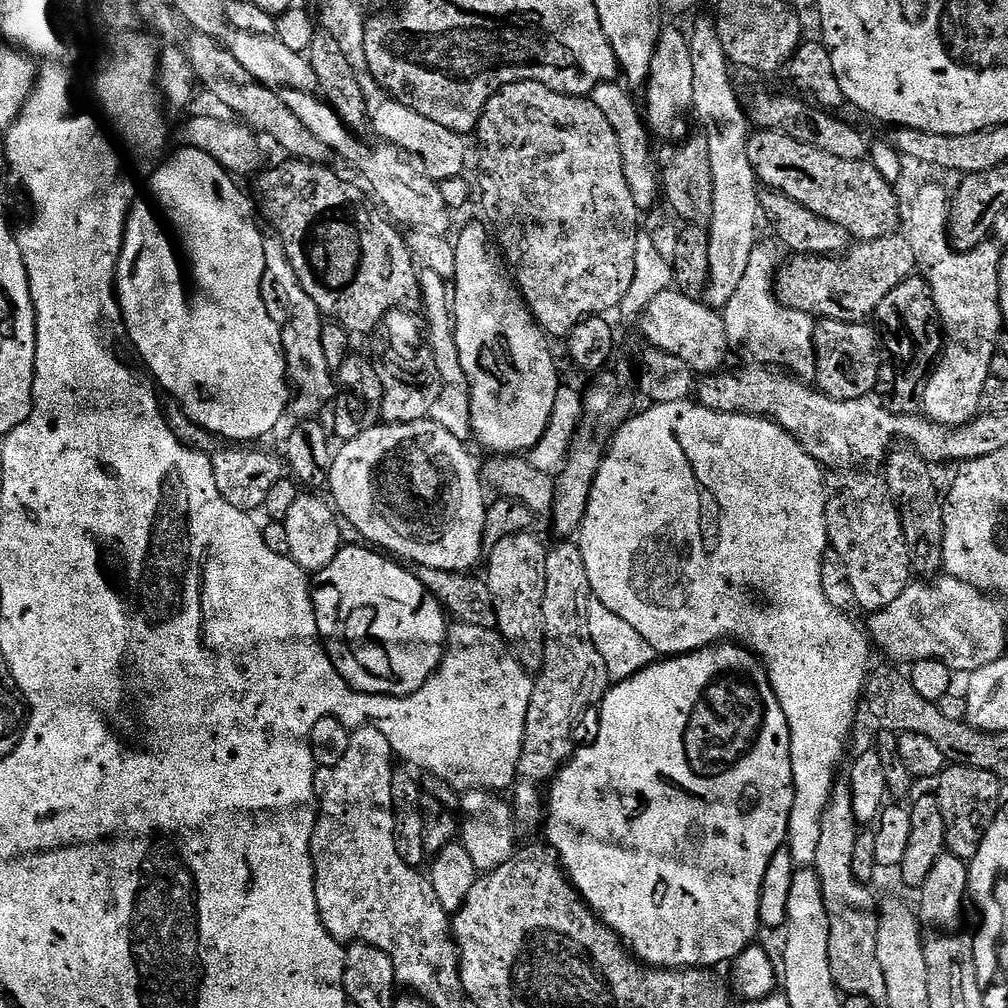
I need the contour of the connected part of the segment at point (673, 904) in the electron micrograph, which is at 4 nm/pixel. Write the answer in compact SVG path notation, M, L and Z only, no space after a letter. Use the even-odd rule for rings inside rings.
M717 642L707 648L699 648L697 652L685 652L683 656L673 656L671 658L657 659L655 664L649 664L646 668L641 668L633 676L621 679L621 684L613 683L608 691L604 693L603 700L598 705L600 711L600 725L596 728L596 737L592 744L585 748L577 747L572 755L564 761L559 772L552 777L550 787L546 792L546 824L548 820L548 841L547 847L551 849L557 860L560 861L561 868L564 869L572 885L584 900L584 903L592 909L592 913L611 932L615 932L624 942L624 947L629 949L637 960L651 964L653 968L707 968L711 969L712 964L731 962L736 959L742 950L746 950L753 943L756 930L761 927L759 920L759 894L762 890L763 876L770 865L770 858L774 853L781 851L785 847L788 839L788 823L790 822L790 810L794 806L794 782L792 781L792 763L790 762L790 726L786 722L786 714L778 702L778 698L772 689L772 683L768 681L768 672L760 658L747 648L735 642Z

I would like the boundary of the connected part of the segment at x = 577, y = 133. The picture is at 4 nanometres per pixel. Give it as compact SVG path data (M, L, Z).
M520 80L516 84L508 84L488 99L488 105L484 107L474 136L475 139L480 139L480 148L484 151L484 157L480 160L480 168L484 171L484 181L480 184L480 192L484 195L484 212L489 220L487 223L494 233L495 243L507 267L514 273L514 283L519 288L520 295L524 297L524 303L531 312L533 320L544 329L549 337L564 338L579 320L584 320L587 316L608 314L611 308L619 309L623 296L630 288L631 279L634 278L638 209L634 206L634 198L630 198L630 186L626 186L626 174L622 170L622 154L616 135L610 122L606 122L602 110L598 110L598 106L594 106L590 98L567 96L533 80Z

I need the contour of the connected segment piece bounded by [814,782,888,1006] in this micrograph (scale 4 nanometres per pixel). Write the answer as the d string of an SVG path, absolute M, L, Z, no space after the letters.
M847 783L833 787L824 807L818 834L818 854L814 871L822 886L822 898L828 915L828 953L830 970L841 993L865 995L879 1006L887 1005L886 978L876 957L878 946L878 904L872 901L869 889L854 876L854 846L858 821L852 805L852 791Z

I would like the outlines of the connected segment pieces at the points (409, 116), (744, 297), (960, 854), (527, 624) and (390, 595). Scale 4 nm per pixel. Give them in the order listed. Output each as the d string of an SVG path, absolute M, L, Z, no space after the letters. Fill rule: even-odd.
M391 98L387 99L380 109L372 113L370 124L373 133L376 132L379 135L377 137L385 143L390 143L409 155L418 155L423 162L421 165L425 175L437 182L448 177L456 177L465 171L463 168L466 152L461 141L463 139L457 133L447 130L444 126L439 126L438 123L428 118L423 118L416 111L402 106L401 103Z
M763 246L754 248L746 274L743 275L729 304L722 309L725 333L744 332L745 346L764 352L762 360L765 365L783 366L788 370L815 369L816 347L812 345L812 336L816 332L817 321L804 312L787 308L777 300L774 291L777 267L778 259L776 260L774 249Z
M965 764L945 767L938 777L940 785L934 789L936 801L940 804L942 822L945 826L944 846L947 852L959 860L970 862L982 846L982 838L996 817L996 807L1000 804L1002 781L997 776L981 768L971 768Z
M531 531L510 534L491 545L487 553L488 576L486 583L496 611L496 628L507 649L517 663L527 670L539 669L544 663L544 567L546 566L546 544Z
M344 546L340 548L337 556L325 569L315 573L313 580L316 581L311 581L310 584L312 606L316 611L316 625L320 631L320 639L324 649L328 651L328 657L332 660L332 665L340 673L345 684L352 685L357 692L369 692L371 696L408 696L430 679L436 667L440 665L440 659L444 657L450 620L444 611L444 607L430 593L424 591L422 582L418 582L415 571L409 570L403 563L397 562L371 547Z

